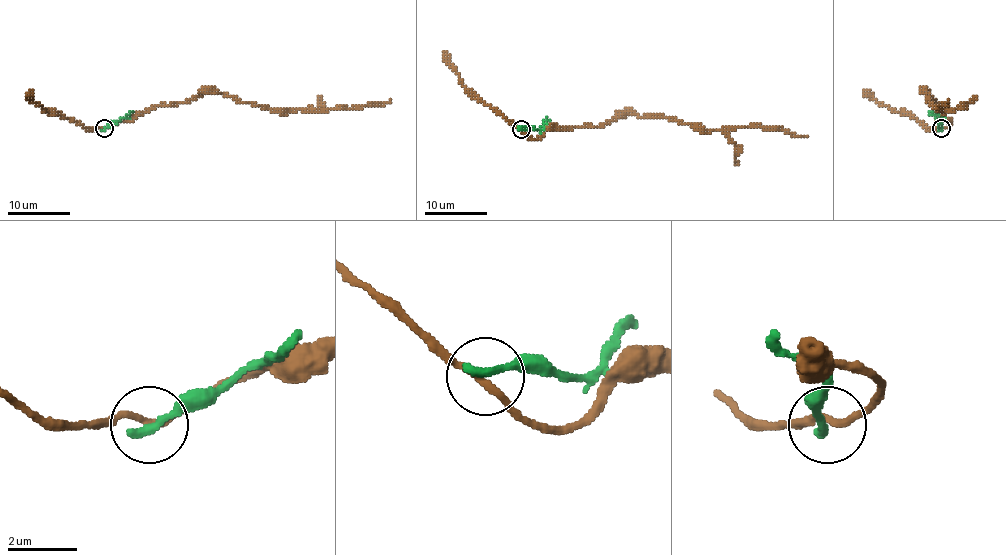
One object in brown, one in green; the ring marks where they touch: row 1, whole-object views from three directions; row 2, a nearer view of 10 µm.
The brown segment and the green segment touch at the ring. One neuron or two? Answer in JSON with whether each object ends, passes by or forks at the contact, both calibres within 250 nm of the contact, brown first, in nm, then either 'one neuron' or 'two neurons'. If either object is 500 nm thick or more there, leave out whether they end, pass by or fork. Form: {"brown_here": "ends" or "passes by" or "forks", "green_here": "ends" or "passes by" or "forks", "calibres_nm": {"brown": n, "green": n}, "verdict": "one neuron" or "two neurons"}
{"brown_here": "passes by", "green_here": "ends", "calibres_nm": {"brown": 190, "green": 280}, "verdict": "two neurons"}

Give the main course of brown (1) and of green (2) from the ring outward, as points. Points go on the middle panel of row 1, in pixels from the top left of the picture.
1: (521, 129), (536, 138), (551, 129), (601, 126), (626, 112), (665, 116), (707, 130), (751, 126), (806, 135)
2: (521, 129), (540, 129), (549, 119)

